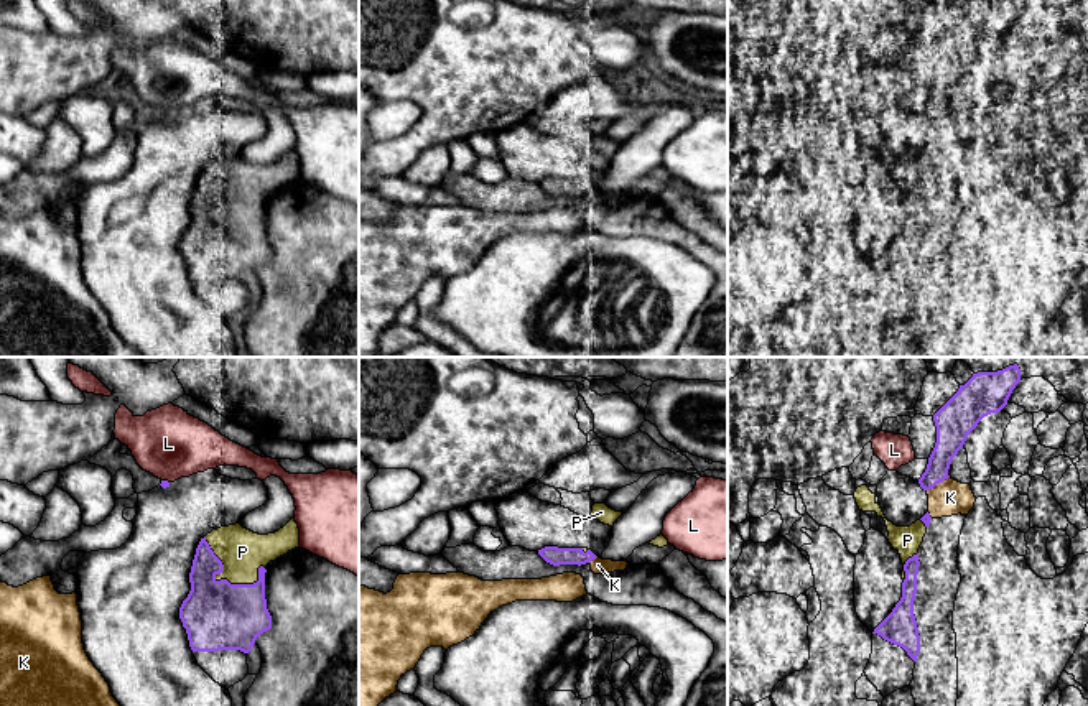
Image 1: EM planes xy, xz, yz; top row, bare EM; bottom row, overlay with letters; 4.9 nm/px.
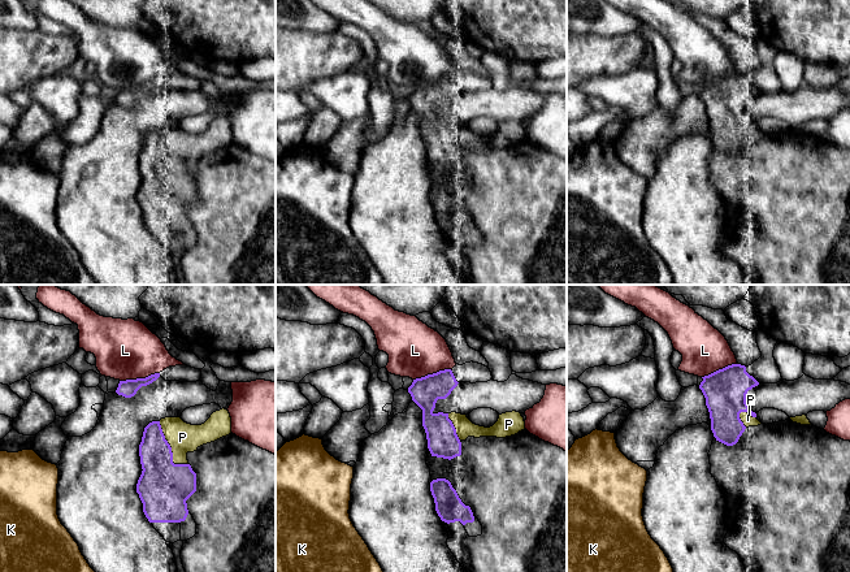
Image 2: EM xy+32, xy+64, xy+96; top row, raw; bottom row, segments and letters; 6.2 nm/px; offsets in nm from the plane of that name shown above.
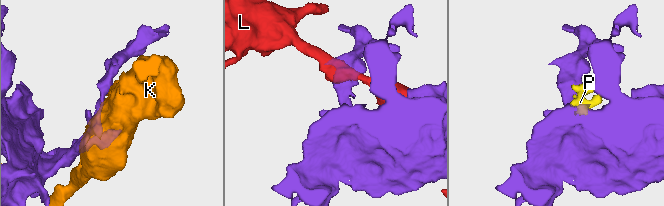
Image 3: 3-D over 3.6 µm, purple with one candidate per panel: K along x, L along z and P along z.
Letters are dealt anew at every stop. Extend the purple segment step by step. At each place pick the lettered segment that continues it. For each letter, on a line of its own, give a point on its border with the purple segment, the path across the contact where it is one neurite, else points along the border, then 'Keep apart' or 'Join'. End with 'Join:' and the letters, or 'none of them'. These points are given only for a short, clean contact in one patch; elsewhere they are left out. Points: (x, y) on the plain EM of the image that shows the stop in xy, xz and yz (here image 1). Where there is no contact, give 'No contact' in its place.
K: Touches purple at yz (937, 114). Keep apart
L: Touches purple at xy (165, 112). Keep apart
P: Touches purple at xy (226, 211). Join
Join: P

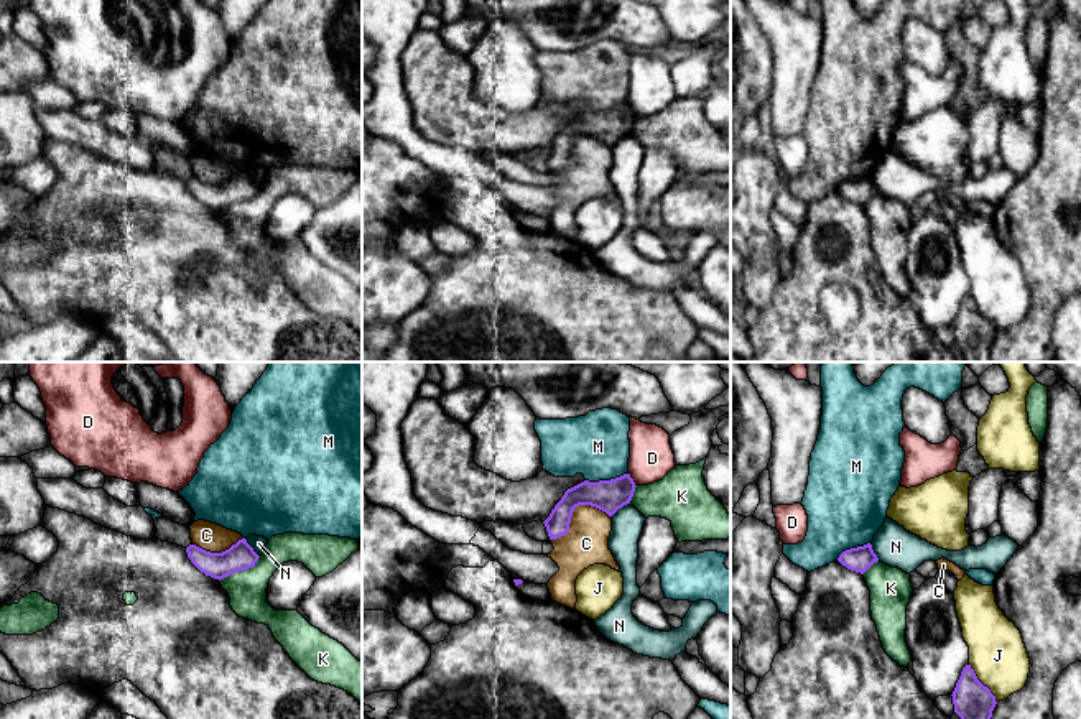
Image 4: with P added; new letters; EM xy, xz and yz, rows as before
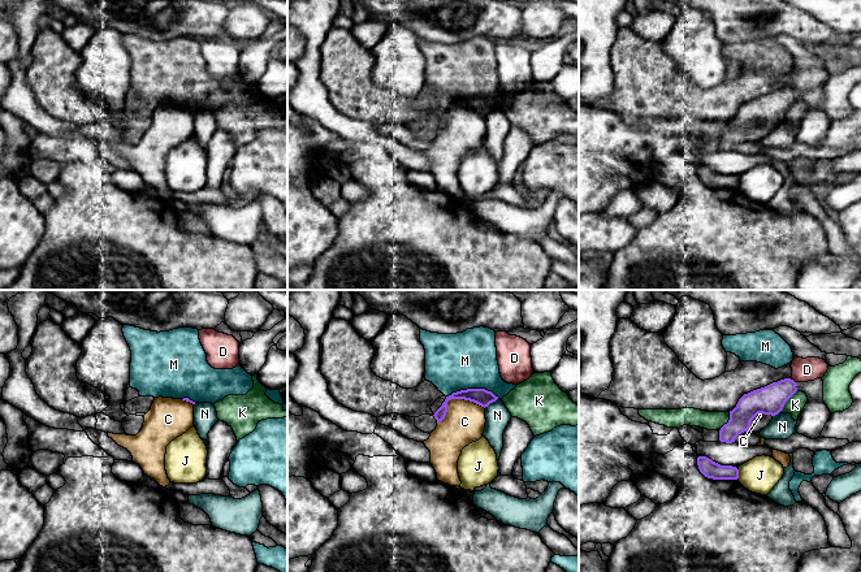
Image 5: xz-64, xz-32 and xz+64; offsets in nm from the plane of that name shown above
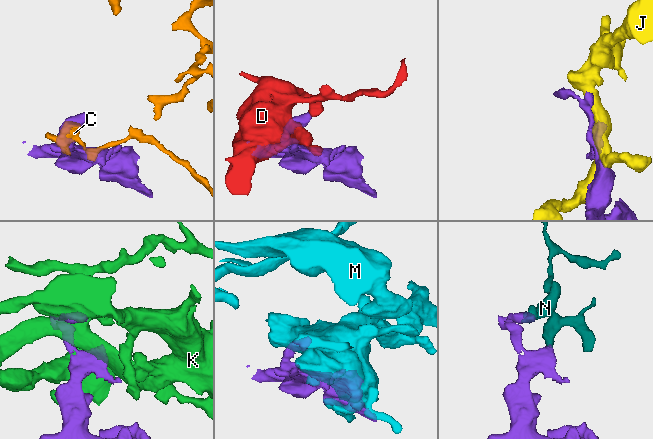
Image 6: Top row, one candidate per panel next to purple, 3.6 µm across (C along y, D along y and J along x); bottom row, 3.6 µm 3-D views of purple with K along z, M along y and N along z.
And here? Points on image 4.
C: Touches purple at xz (573, 142). Keep apart
D: Touches purple at xz (632, 111). Boundary: xz (629, 104), (635, 117). Keep apart
J: Touches purple at yz (981, 315). Keep apart
K: Touches purple at xy (241, 201). Keep apart
M: Touches purple at xz (606, 112). Boundary: xz (627, 104), (617, 109), (586, 112). Keep apart
N: Touches purple at xz (619, 139). Keep apart
Join: none of them

